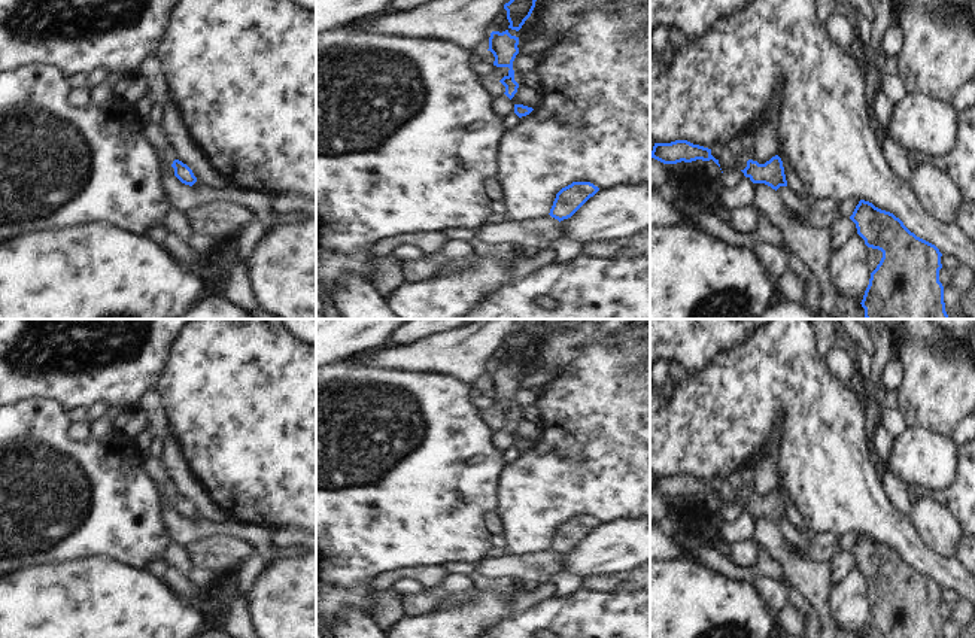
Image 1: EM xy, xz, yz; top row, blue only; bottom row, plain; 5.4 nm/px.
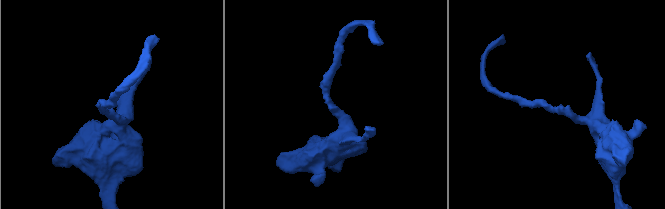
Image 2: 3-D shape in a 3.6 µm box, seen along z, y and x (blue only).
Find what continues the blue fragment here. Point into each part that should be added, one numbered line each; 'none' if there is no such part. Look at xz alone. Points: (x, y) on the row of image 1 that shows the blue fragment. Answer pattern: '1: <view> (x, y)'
none

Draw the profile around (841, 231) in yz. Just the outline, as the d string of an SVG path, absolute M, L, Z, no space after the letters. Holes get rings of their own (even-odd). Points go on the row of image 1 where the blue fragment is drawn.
M841 218L830 227L830 246L832 250L844 246L850 239L857 234L856 224L850 218Z

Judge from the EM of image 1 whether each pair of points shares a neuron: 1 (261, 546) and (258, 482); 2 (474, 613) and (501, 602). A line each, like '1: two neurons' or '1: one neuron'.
1: two neurons
2: one neuron

